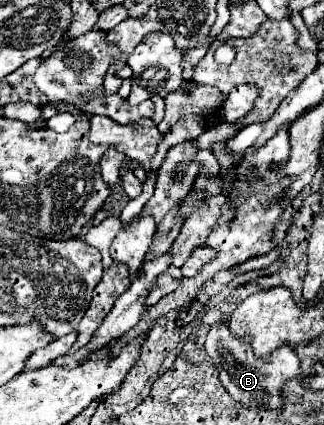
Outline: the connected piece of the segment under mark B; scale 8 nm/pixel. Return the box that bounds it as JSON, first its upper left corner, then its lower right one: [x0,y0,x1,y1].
[205,323,299,409]

